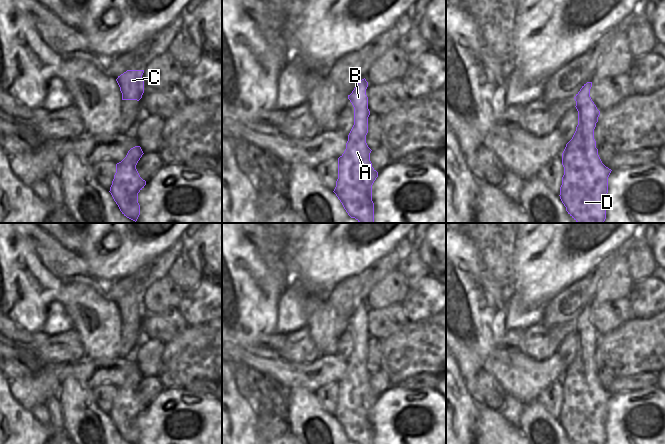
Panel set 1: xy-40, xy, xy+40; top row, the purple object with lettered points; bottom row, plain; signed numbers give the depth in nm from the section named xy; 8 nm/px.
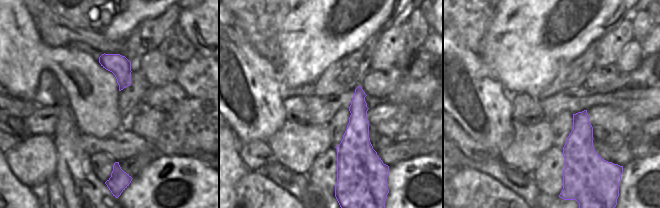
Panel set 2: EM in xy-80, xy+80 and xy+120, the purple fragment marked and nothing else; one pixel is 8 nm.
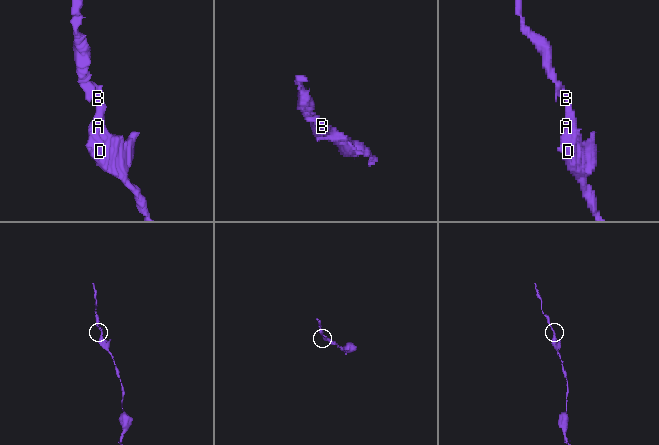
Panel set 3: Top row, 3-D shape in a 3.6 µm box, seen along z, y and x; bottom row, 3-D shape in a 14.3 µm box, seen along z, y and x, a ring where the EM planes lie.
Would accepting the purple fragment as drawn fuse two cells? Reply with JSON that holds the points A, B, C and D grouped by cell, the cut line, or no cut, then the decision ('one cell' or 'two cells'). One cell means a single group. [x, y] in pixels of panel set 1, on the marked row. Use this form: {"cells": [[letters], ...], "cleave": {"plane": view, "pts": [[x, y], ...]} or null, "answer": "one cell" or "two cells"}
{"cells": [["A", "B", "C", "D"]], "cleave": null, "answer": "one cell"}

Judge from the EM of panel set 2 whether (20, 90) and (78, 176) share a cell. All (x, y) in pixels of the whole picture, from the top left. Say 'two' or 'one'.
two

